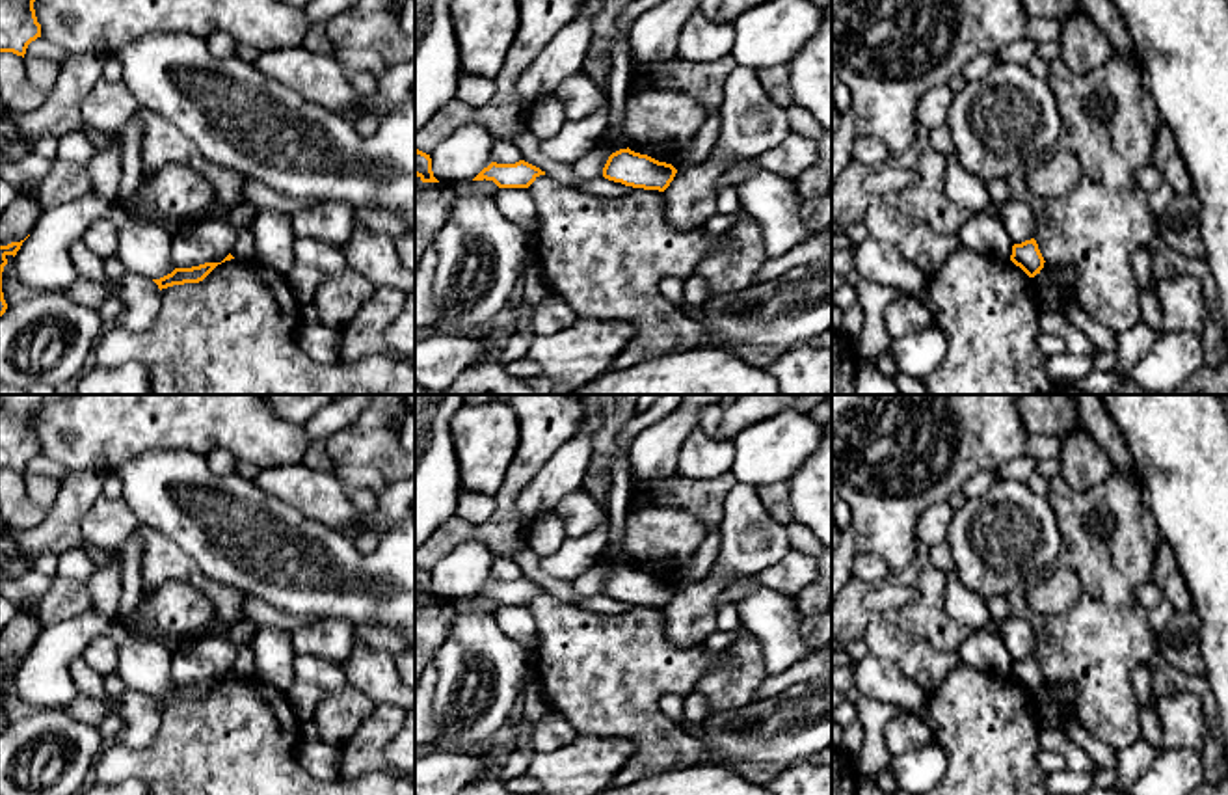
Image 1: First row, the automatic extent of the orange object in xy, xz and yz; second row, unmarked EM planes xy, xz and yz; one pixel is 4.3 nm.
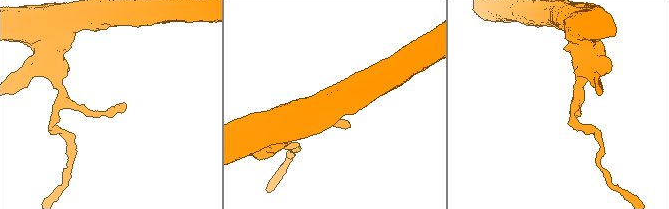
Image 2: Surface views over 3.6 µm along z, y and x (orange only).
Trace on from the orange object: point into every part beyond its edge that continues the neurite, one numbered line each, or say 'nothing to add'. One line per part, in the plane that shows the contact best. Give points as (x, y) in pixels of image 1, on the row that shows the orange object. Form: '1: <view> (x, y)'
nothing to add

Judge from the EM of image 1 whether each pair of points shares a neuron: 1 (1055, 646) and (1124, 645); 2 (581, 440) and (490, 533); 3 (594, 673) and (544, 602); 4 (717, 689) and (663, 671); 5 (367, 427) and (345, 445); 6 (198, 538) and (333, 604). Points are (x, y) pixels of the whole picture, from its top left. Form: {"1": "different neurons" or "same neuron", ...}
{"1": "same neuron", "2": "different neurons", "3": "same neuron", "4": "different neurons", "5": "same neuron", "6": "same neuron"}

